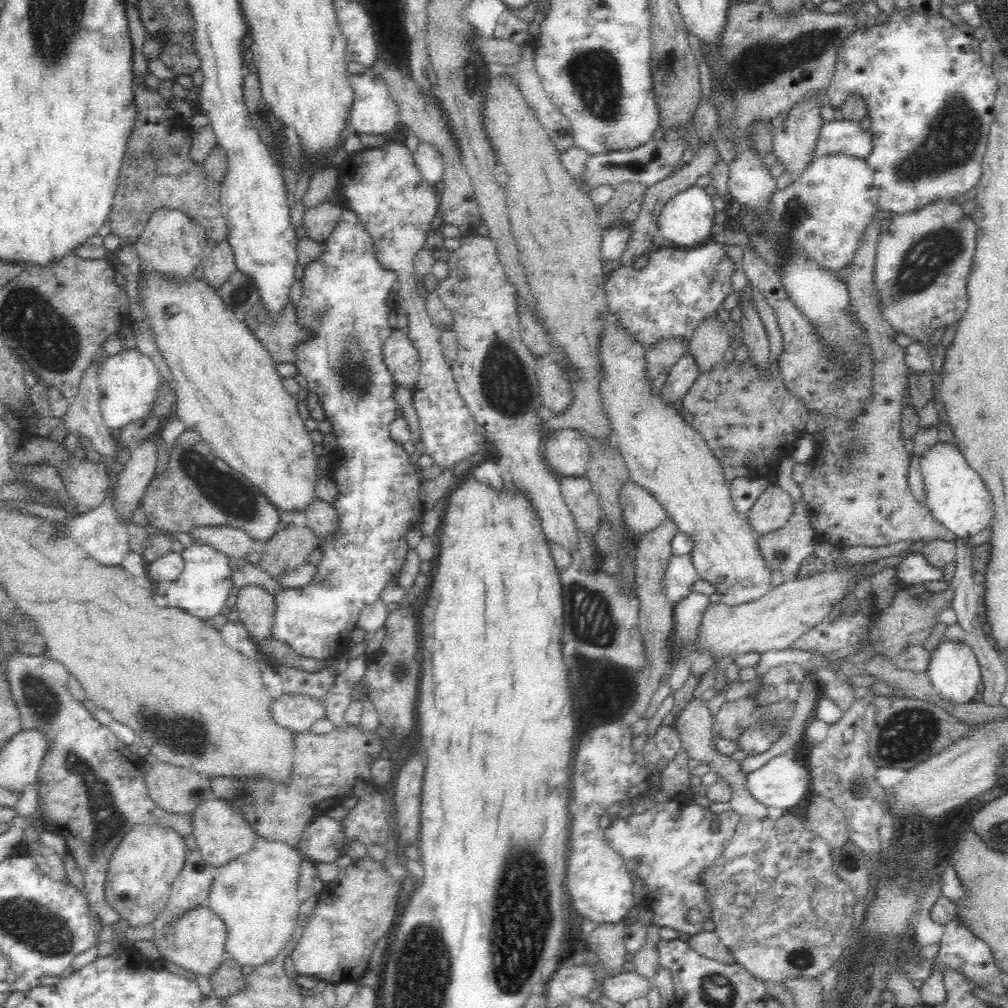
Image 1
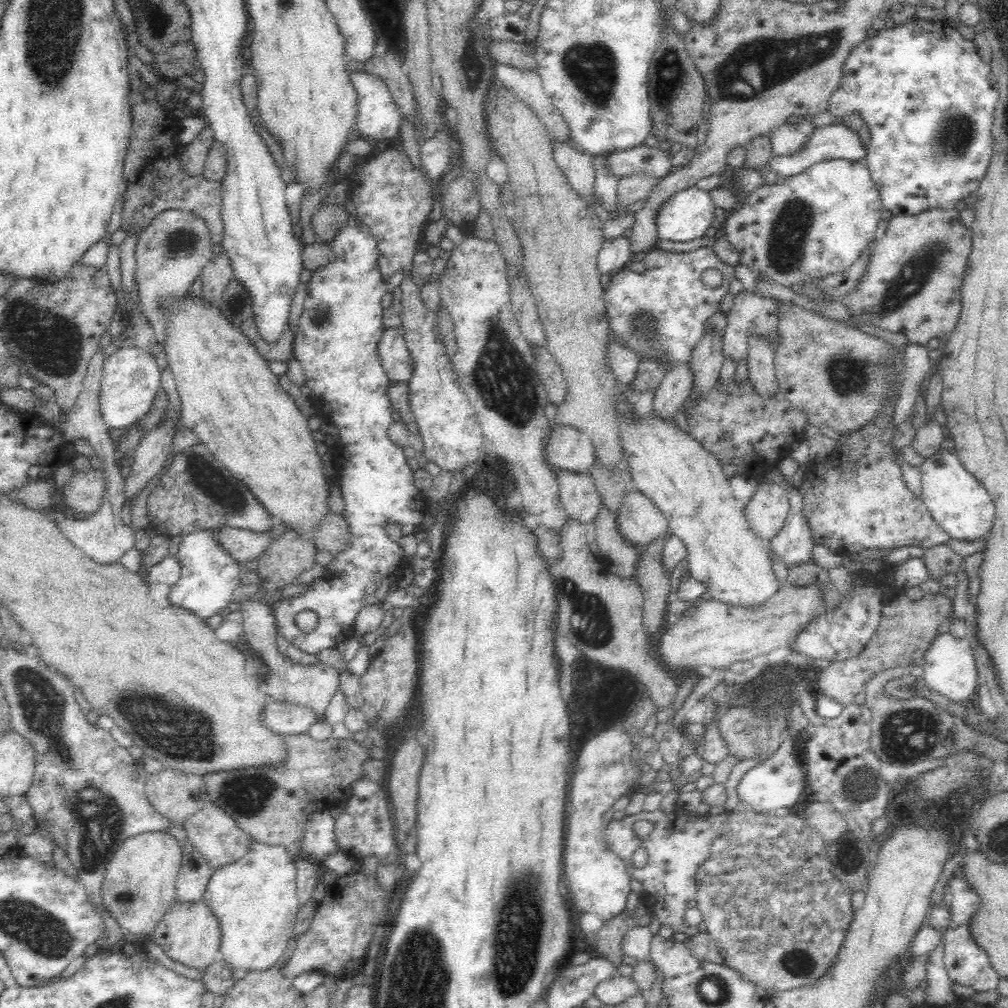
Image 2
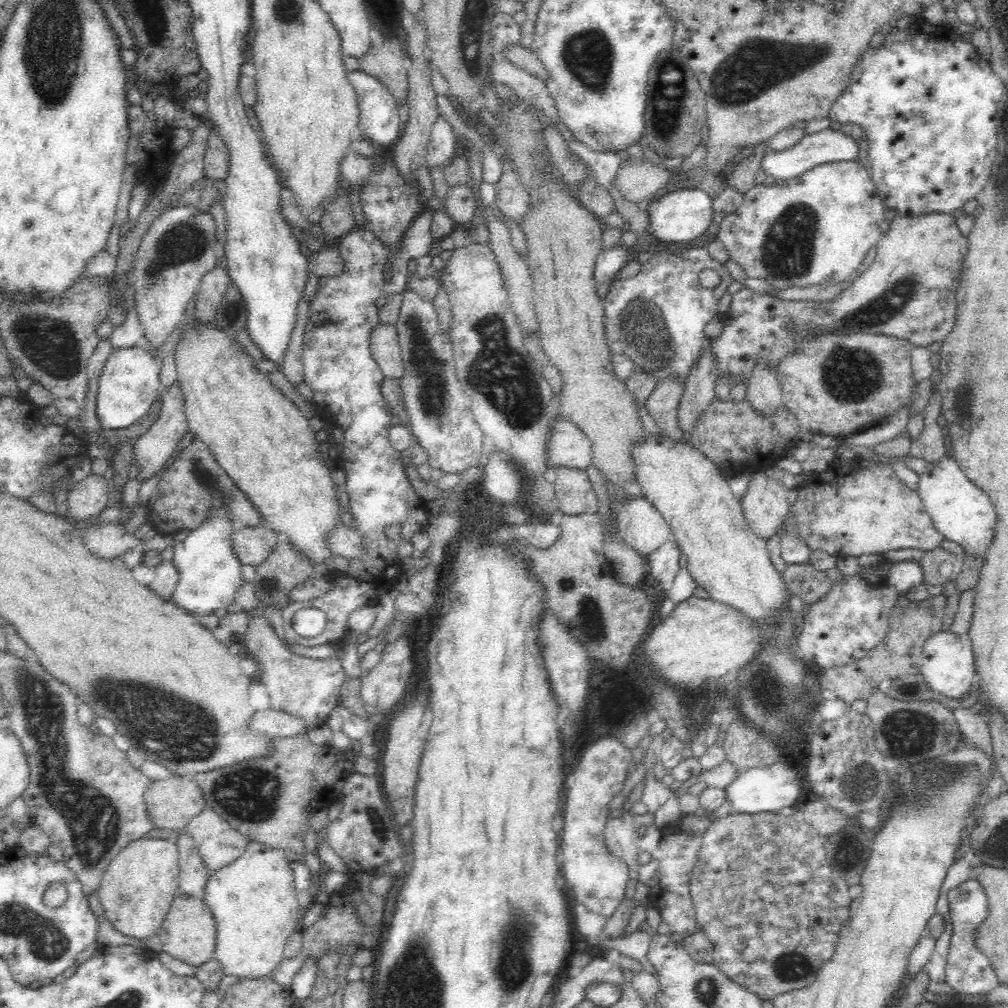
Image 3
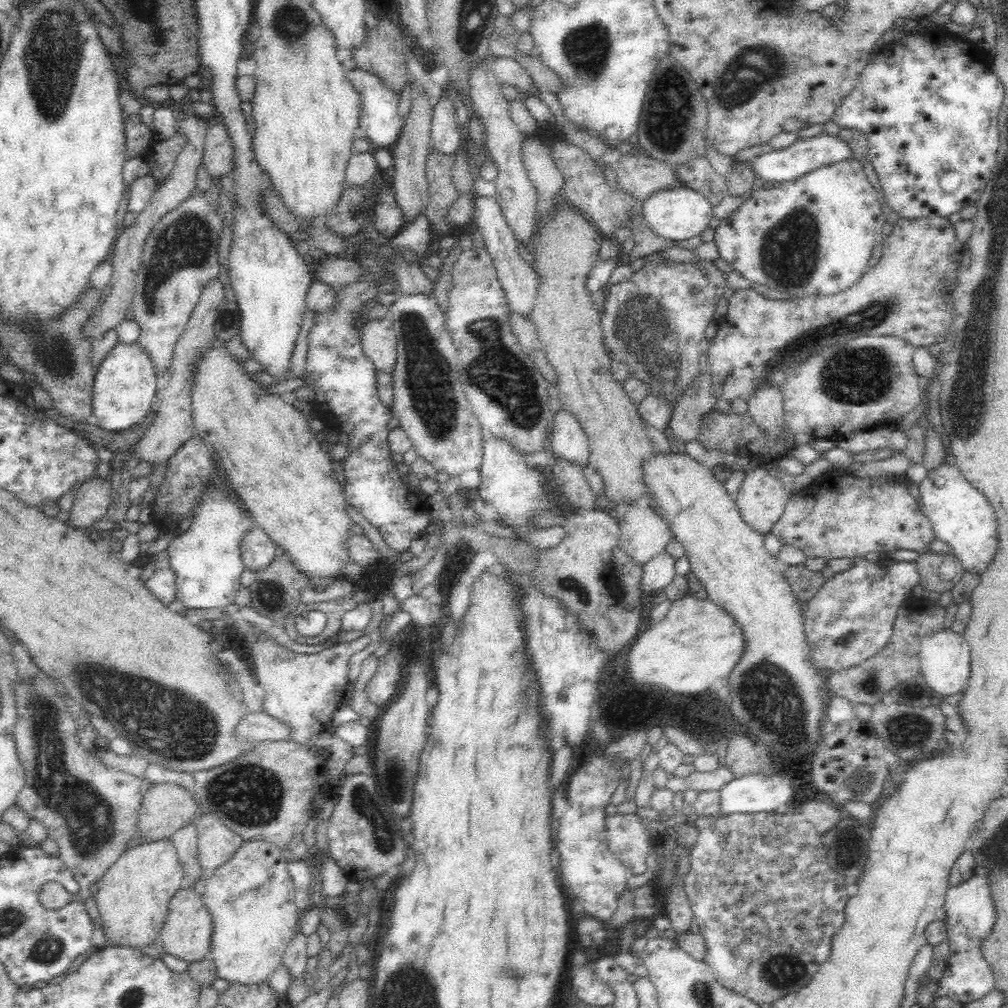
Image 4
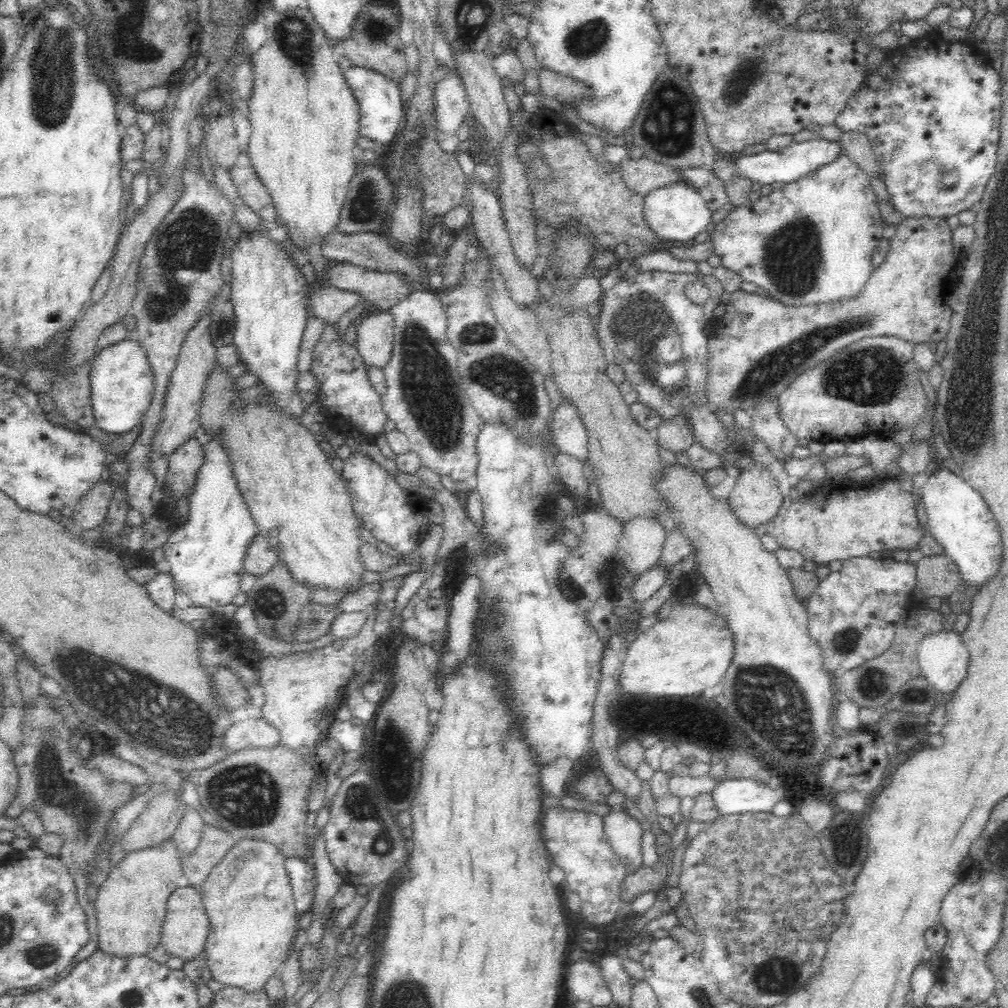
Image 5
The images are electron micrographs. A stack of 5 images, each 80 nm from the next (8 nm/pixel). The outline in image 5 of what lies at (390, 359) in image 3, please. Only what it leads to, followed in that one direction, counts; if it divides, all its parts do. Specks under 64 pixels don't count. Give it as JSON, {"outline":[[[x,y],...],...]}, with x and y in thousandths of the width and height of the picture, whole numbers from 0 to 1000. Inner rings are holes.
{"outline":[[[365,307],[355,315],[353,347],[365,363],[381,366],[390,341],[390,312],[386,307]]]}

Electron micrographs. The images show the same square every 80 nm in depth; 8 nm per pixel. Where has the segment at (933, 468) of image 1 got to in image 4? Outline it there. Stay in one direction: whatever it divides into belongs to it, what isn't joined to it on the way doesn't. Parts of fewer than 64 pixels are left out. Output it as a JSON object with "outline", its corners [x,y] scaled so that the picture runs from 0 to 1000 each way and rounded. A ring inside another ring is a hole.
{"outline":[[[936,458],[931,464],[920,467],[911,481],[915,507],[925,521],[928,534],[942,541],[942,548],[954,560],[956,568],[969,572],[978,569],[986,558],[991,537],[989,512],[980,495],[956,474],[948,460]]]}

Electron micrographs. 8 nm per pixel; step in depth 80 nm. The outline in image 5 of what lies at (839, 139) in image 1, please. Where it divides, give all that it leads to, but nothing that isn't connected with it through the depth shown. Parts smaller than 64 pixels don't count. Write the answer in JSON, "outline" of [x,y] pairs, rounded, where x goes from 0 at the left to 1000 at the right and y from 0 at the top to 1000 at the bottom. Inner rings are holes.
{"outline":[[[817,137],[802,139],[802,141],[785,142],[783,145],[776,147],[772,151],[754,151],[737,155],[729,153],[724,157],[725,166],[728,174],[744,178],[747,182],[754,184],[774,185],[777,182],[788,181],[803,171],[814,167],[823,161],[826,161],[834,153],[832,141],[821,141]]]}

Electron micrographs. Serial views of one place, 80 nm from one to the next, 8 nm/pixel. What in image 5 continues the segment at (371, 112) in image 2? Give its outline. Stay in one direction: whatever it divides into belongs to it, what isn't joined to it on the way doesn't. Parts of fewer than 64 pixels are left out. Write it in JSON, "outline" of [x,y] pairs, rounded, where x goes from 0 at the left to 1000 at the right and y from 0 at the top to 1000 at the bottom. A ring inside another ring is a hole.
{"outline":[[[348,65],[341,69],[341,78],[355,100],[357,120],[356,136],[365,136],[371,143],[389,143],[399,127],[403,107],[399,100],[398,83],[380,73],[364,68],[361,65]]]}

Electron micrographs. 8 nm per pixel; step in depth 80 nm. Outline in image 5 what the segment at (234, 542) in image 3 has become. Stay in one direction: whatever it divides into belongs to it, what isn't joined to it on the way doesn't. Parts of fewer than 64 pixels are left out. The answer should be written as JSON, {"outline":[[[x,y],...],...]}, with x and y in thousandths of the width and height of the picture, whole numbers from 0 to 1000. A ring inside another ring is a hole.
{"outline":[[[254,531],[248,542],[245,542],[242,554],[243,568],[258,573],[264,571],[277,558],[279,557],[276,549],[266,541],[260,531]]]}

